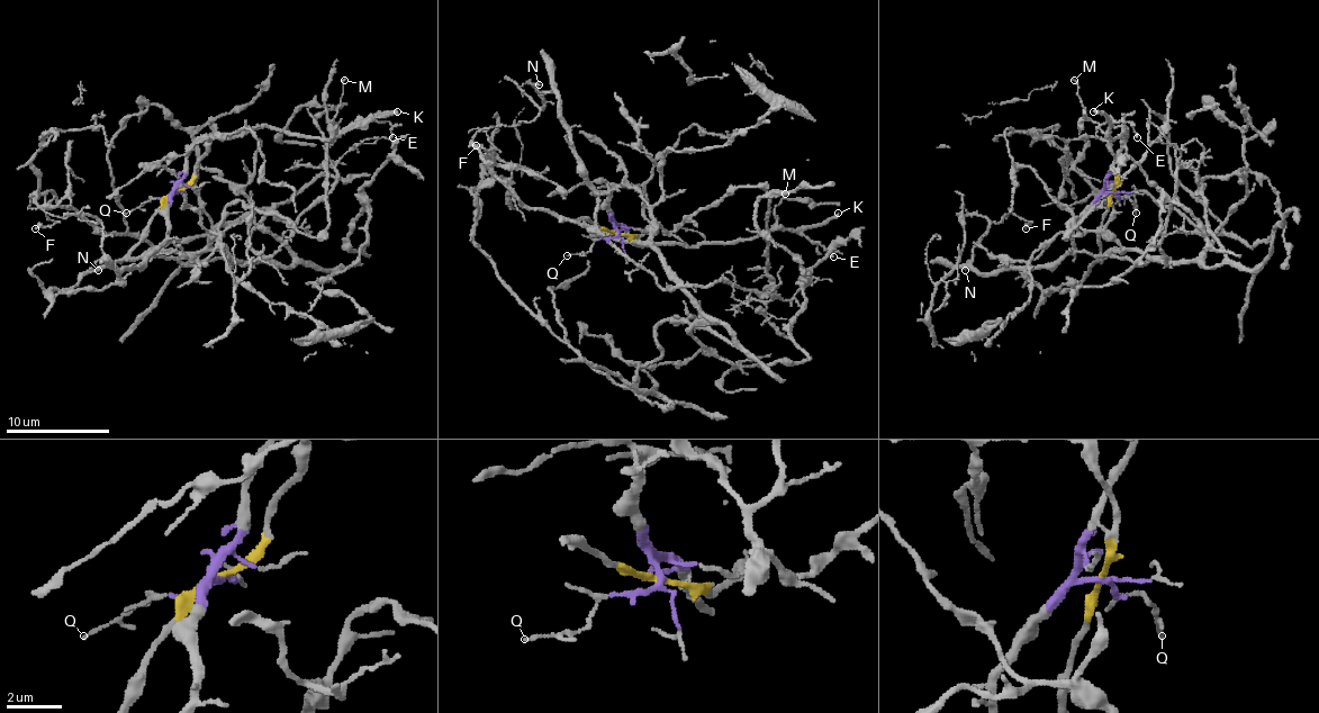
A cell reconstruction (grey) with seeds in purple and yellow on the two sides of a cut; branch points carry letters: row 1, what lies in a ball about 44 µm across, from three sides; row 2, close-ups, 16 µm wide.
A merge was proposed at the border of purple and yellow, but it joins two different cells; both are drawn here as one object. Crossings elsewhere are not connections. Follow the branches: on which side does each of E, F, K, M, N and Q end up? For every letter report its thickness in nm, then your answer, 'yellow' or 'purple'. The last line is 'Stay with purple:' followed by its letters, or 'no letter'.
E: calibre 130 nm; purple
F: calibre 240 nm; purple
K: calibre 240 nm; purple
M: calibre 150 nm; purple
N: calibre 190 nm; purple
Q: calibre 110 nm; purple
Stay with purple: E, F, K, M, N, Q

